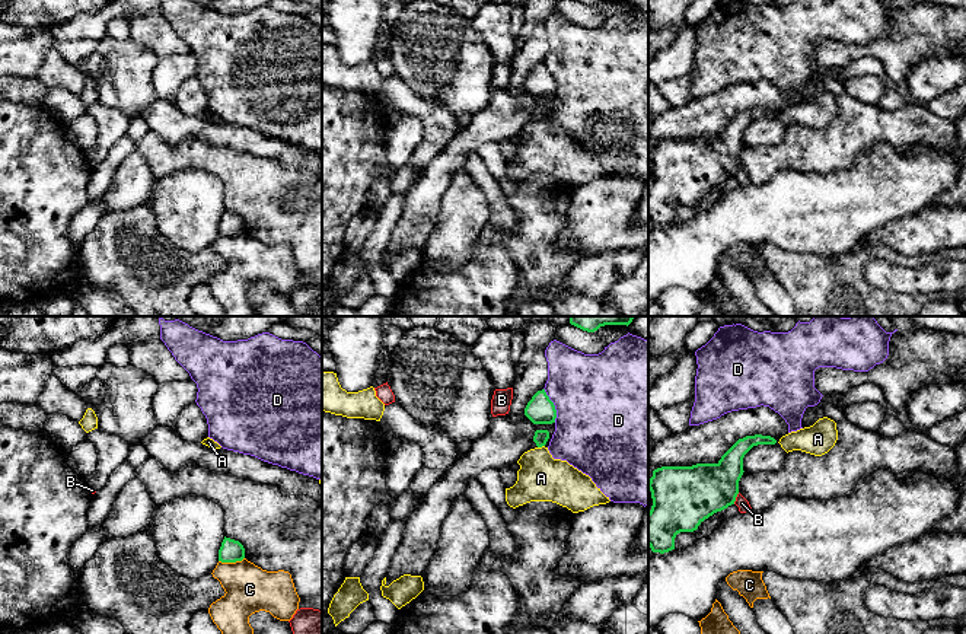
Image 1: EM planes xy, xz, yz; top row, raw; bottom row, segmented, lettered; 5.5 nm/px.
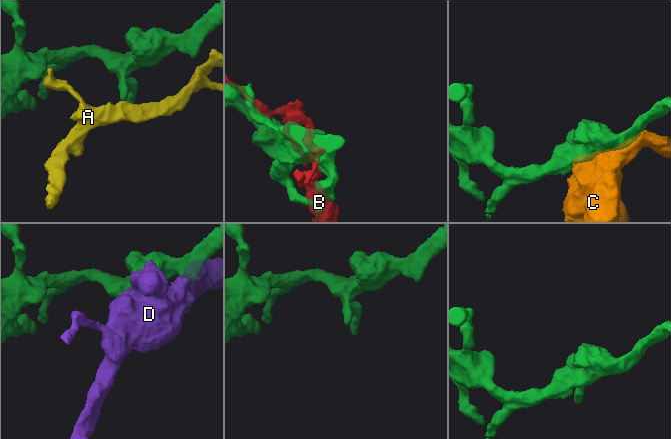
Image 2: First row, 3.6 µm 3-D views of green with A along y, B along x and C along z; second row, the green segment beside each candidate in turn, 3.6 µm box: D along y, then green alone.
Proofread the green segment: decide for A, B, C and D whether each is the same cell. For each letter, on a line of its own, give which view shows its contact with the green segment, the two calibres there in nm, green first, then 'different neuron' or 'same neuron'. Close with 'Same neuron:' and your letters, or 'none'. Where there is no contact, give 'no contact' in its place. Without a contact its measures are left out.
A: xz | 80/260 nm | different neuron
B: yz | 320/70 nm | different neuron
C: xy | 130/260 nm | different neuron
D: xz | 160/480 nm | different neuron
Same neuron: none

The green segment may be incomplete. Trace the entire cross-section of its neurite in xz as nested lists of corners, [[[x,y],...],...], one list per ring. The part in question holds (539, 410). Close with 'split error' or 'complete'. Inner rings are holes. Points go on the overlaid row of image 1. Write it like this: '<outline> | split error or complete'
[[[545,389],[538,391],[525,408],[525,415],[533,424],[552,424],[557,418],[554,402],[546,395]]] | complete

